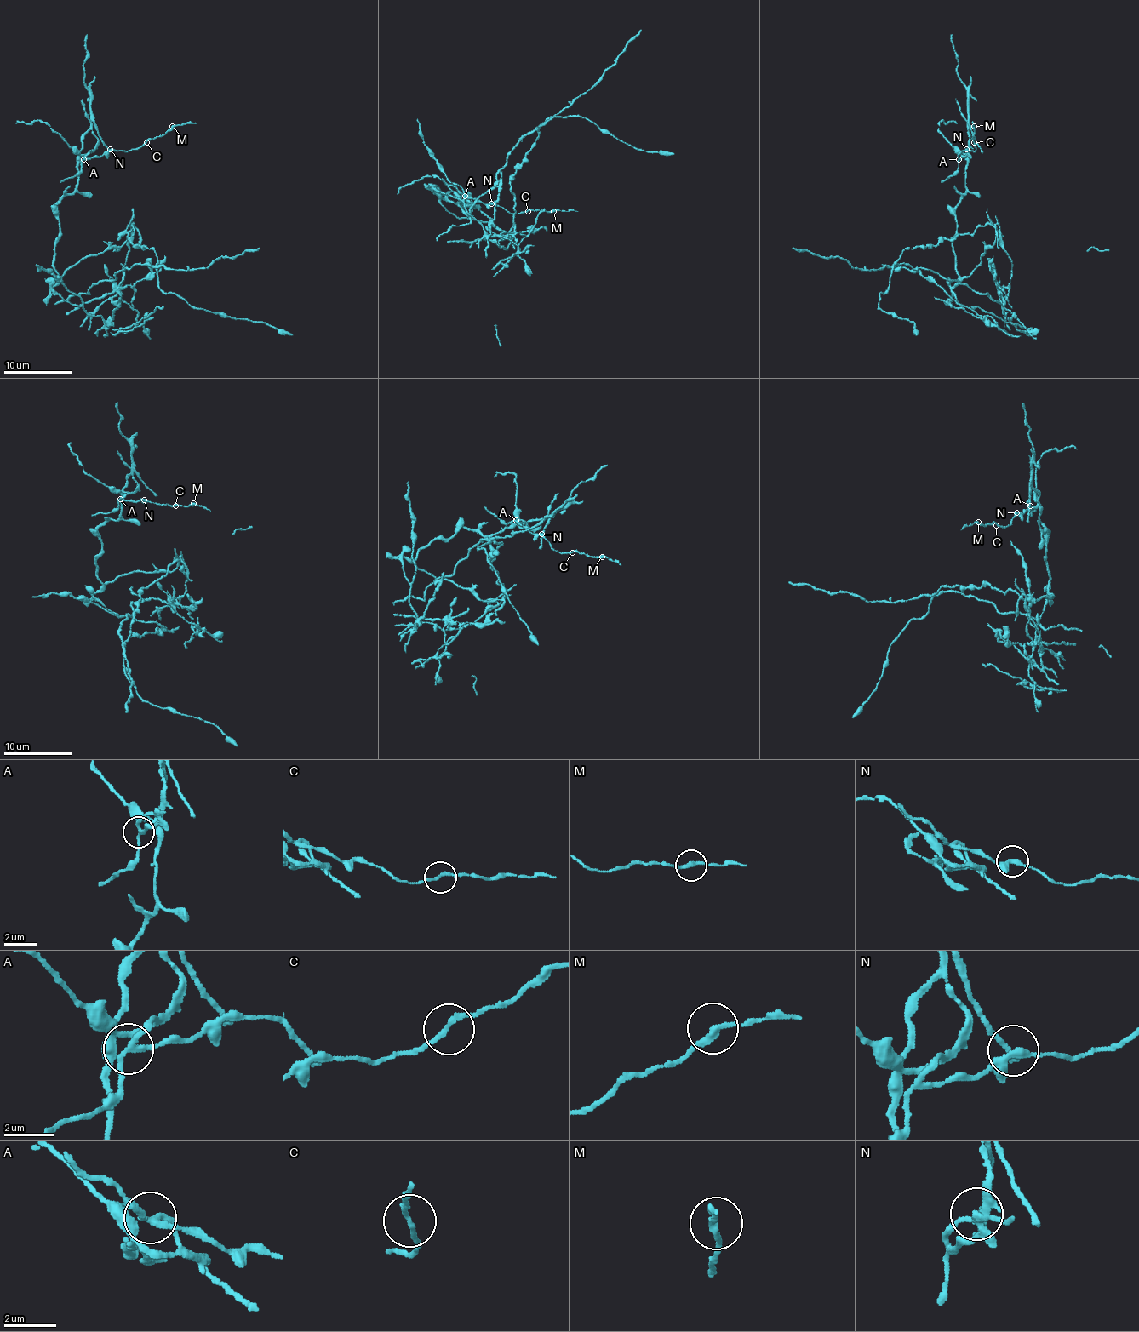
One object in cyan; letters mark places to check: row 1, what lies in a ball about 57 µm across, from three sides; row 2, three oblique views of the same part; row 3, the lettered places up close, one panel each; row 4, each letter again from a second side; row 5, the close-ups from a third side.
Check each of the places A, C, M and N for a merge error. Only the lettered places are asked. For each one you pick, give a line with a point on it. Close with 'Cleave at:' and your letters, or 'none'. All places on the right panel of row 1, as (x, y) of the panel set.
A: place (958, 159)
Cleave at: A

